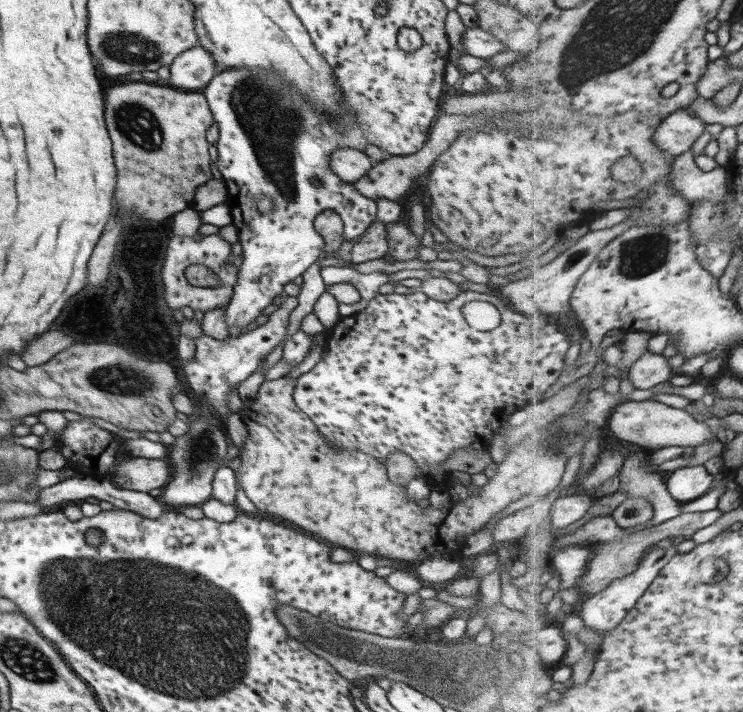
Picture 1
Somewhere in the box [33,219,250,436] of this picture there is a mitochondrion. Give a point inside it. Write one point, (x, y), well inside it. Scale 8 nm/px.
(124, 377)

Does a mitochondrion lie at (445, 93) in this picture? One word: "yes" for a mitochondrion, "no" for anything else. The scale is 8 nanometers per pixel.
no

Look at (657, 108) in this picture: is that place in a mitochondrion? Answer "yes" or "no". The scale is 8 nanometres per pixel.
no

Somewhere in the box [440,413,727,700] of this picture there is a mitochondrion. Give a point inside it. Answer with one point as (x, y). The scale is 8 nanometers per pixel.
(464, 661)

